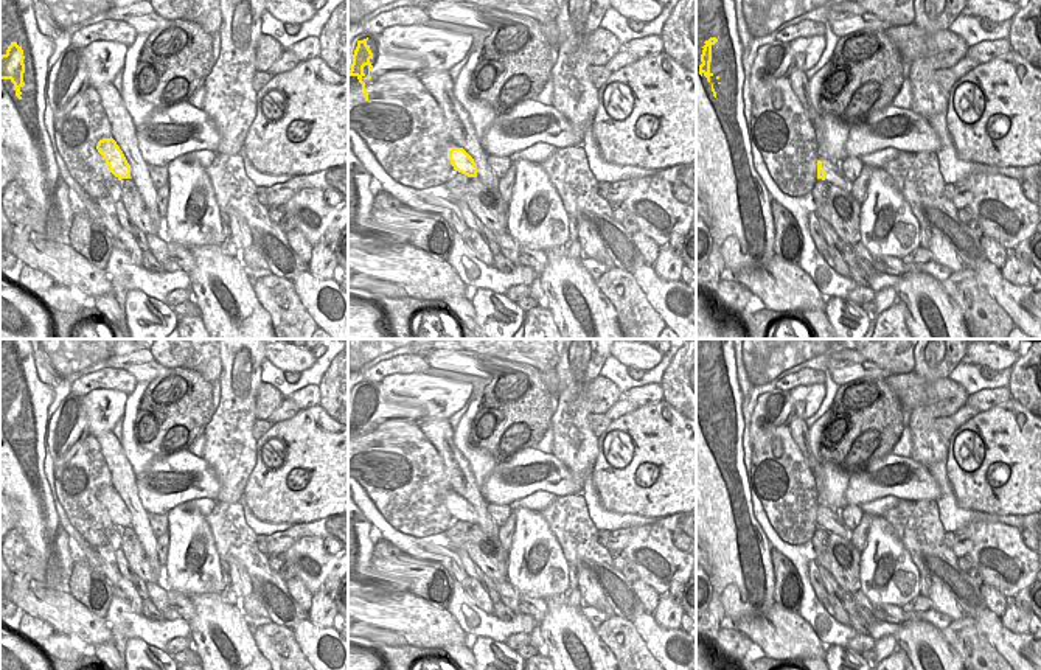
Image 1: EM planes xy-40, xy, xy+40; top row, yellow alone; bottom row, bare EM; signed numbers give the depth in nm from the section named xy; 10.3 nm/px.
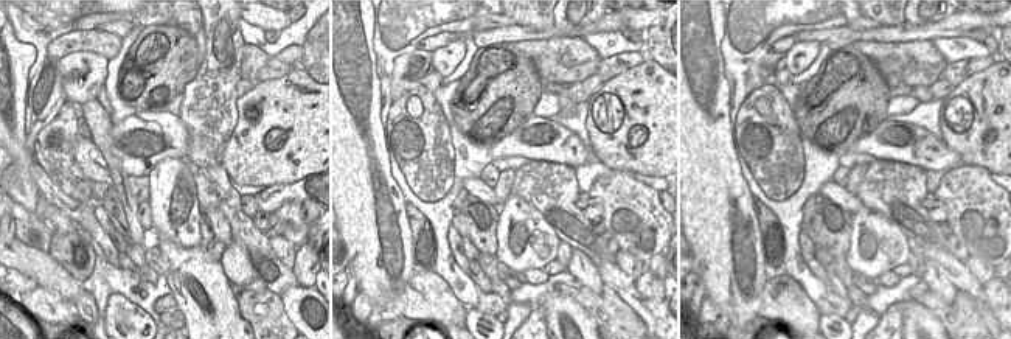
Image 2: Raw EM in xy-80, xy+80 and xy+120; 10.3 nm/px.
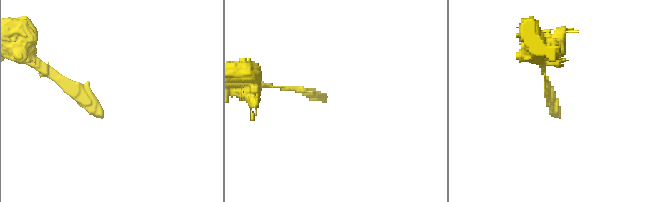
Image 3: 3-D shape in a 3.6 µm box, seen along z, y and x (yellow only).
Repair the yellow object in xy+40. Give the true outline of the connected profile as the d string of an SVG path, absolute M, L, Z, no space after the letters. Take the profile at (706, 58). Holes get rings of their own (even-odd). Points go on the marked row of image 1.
M710 37L709 40L705 40L704 44L704 50L702 50L702 54L701 54L701 65L699 65L699 75L705 76L707 81L710 82L710 78L713 76L713 73L710 72L710 62L712 62L712 47L718 42L716 37Z

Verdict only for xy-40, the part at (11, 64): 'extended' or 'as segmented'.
as segmented

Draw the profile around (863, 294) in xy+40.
M858 286L848 292L847 300L862 306L864 303L872 302L875 298L875 295L876 295L876 292L872 288Z

